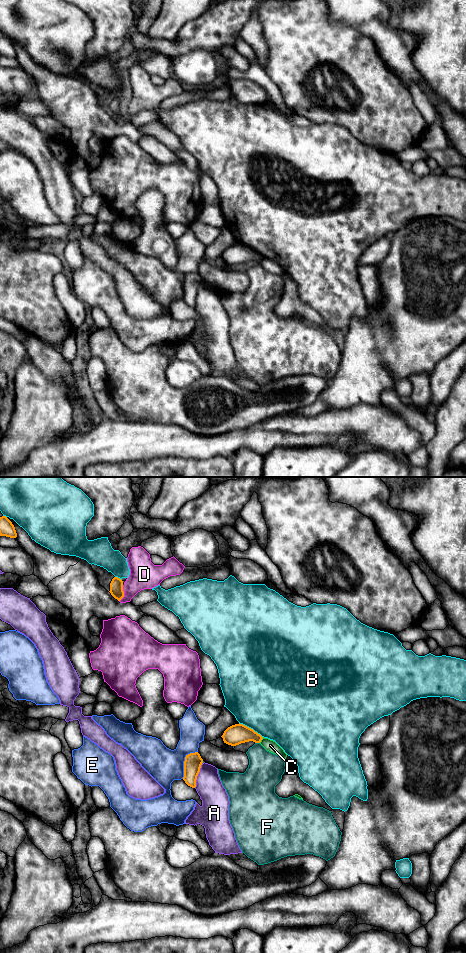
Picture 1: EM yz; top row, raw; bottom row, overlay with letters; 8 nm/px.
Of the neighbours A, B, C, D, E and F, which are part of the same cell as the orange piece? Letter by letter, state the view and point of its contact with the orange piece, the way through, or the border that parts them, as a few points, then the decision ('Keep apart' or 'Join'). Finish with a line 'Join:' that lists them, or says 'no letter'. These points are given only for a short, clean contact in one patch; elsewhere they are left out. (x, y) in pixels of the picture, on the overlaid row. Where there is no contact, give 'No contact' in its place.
A: Touches orange at yz (197, 775). Keep apart
B: Touches orange at yz (250, 728). Keep apart
C: Touches orange at yz (261, 739). Boundary: yz (263, 737), (259, 742). Keep apart
D: Touches orange at yz (123, 593). Keep apart
E: Touches orange at yz (184, 762). Keep apart
F: Touches orange at yz (257, 742). Keep apart
Join: no letter

